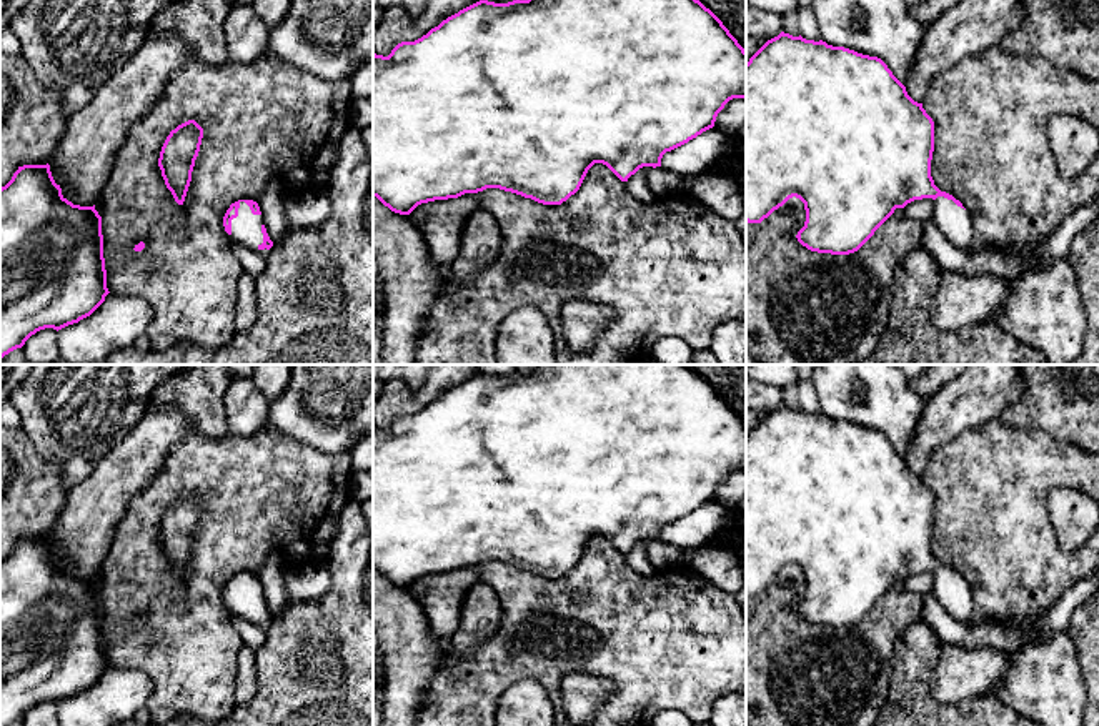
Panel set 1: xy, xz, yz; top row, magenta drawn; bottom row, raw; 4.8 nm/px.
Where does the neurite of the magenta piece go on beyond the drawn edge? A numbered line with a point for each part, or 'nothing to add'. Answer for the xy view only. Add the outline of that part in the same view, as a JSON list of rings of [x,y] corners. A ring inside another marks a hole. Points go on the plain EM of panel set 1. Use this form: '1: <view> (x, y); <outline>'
1: xy (245, 601); [[[240,574],[238,589],[231,593],[231,611],[266,629],[270,623],[258,621],[263,616],[261,598],[263,589],[253,588],[250,579]]]

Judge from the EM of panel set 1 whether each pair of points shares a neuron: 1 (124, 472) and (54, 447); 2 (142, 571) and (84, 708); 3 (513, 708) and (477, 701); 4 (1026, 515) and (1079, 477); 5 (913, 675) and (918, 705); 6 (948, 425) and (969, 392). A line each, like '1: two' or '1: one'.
1: two
2: two
3: two
4: one
5: one
6: one

